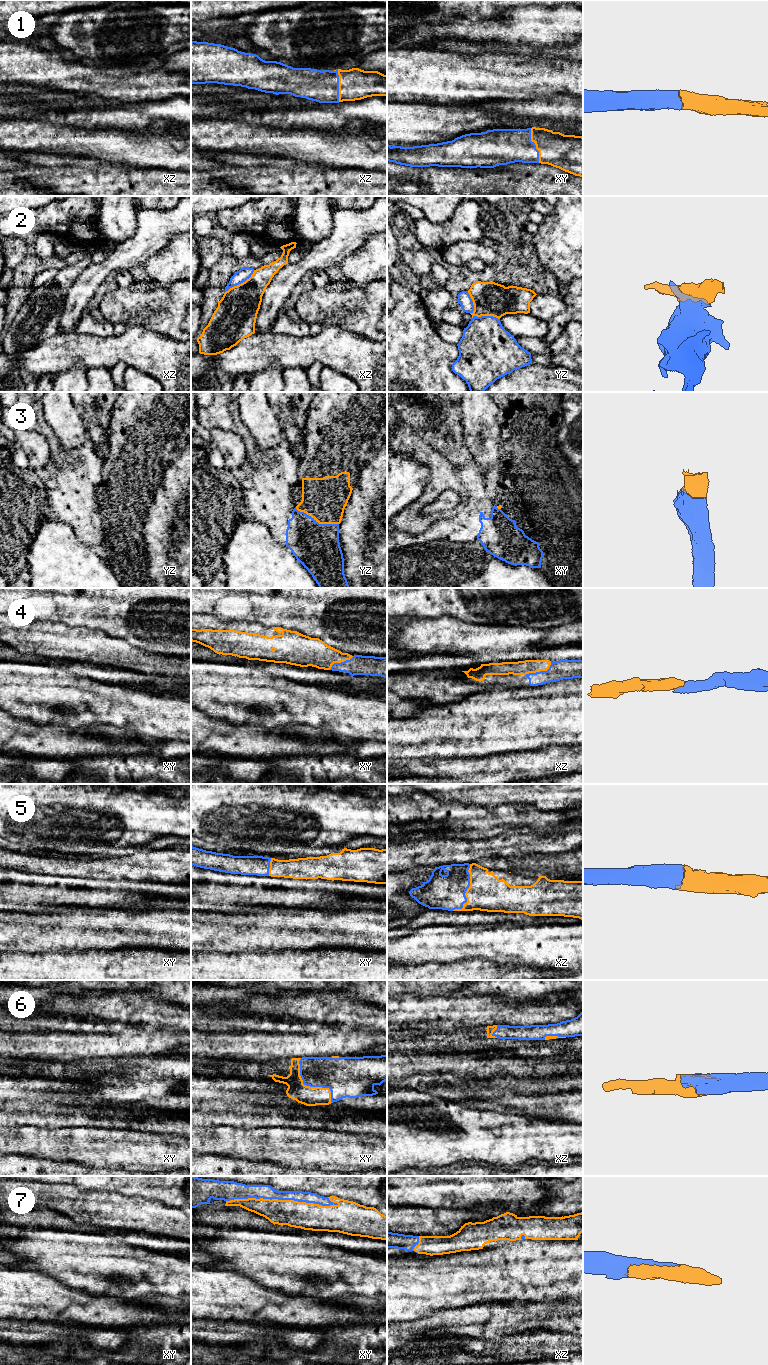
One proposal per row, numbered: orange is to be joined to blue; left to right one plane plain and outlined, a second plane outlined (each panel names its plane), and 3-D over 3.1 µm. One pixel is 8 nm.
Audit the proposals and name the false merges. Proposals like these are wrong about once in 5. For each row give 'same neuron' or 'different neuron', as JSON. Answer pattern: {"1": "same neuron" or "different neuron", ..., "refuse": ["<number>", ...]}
{"1": "same neuron", "2": "different neuron", "3": "same neuron", "4": "same neuron", "5": "same neuron", "6": "same neuron", "7": "same neuron", "refuse": ["2"]}

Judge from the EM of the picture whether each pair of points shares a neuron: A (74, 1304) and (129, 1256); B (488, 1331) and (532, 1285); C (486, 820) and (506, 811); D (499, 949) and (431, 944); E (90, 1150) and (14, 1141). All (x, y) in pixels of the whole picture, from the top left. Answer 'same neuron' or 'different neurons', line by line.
A: different neurons
B: different neurons
C: same neuron
D: same neuron
E: same neuron

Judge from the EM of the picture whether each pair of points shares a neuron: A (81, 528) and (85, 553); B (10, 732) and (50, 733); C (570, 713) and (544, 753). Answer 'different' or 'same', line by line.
A: different
B: same
C: different

